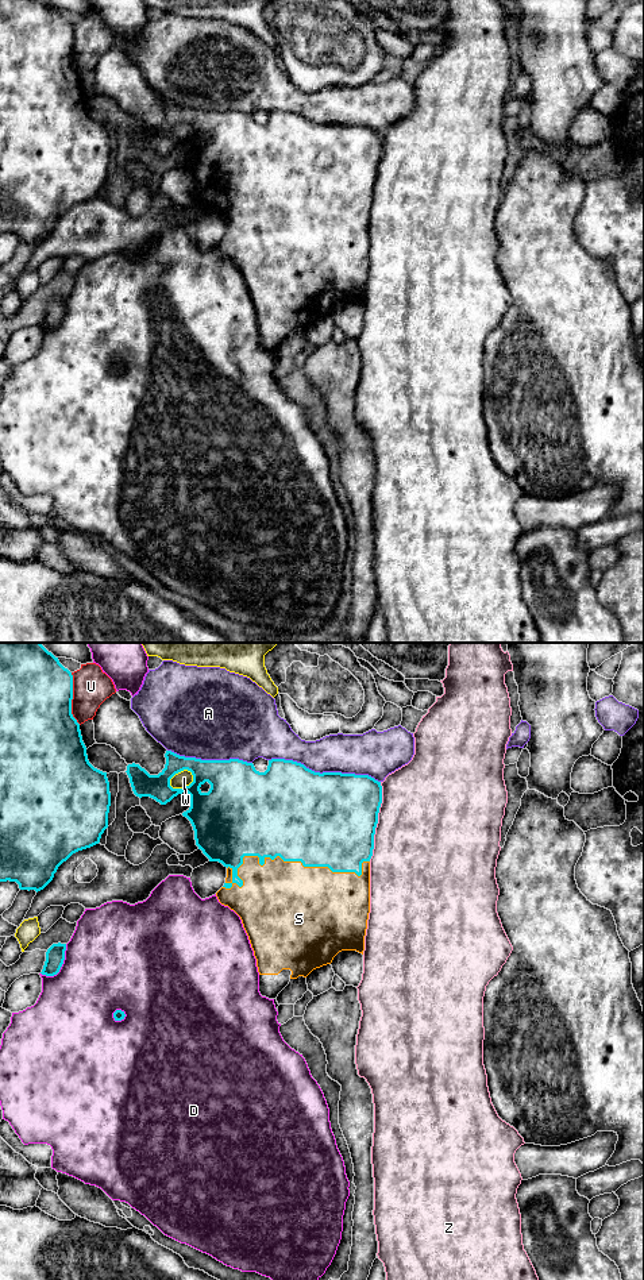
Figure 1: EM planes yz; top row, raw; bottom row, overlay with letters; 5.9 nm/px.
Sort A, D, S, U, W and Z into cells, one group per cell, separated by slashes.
A / D / S / U / W / Z

